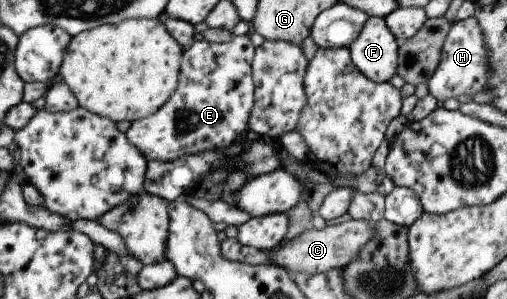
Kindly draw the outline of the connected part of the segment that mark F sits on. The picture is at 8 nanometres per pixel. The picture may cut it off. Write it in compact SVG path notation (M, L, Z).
M369 17L364 22L360 33L347 48L349 49L351 64L370 81L386 83L392 75L397 73L398 43L386 27L384 18Z

